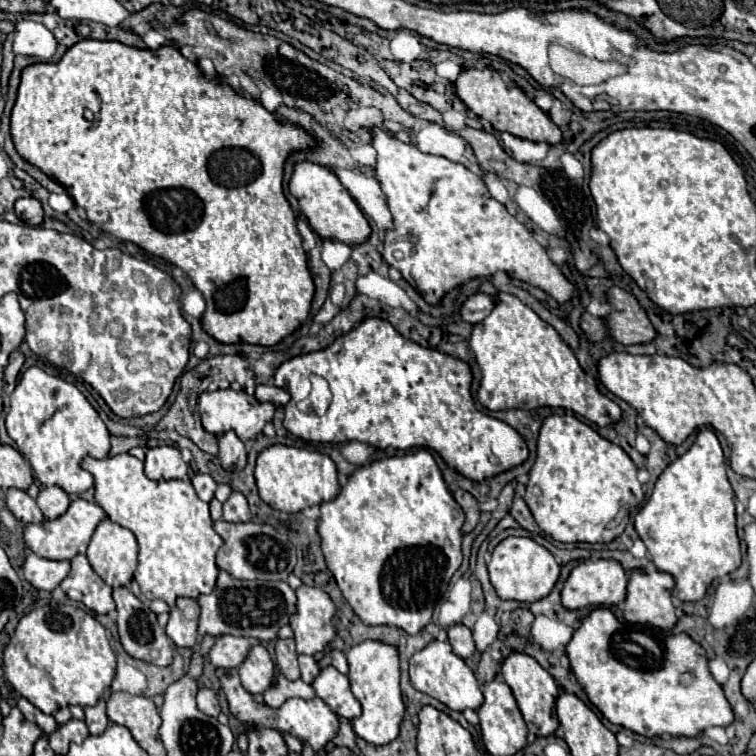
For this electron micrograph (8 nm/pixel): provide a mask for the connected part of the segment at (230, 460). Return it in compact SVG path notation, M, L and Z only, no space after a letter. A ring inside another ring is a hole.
M234 431L230 433L224 433L220 439L218 439L218 447L220 447L220 461L222 461L222 467L230 473L234 471L242 471L246 467L246 461L248 461L248 453L246 453L246 447L244 443L236 437Z

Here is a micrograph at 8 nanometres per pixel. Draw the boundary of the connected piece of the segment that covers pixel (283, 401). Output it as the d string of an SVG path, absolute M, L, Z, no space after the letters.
M269 384L258 385L255 390L255 397L260 402L271 402L276 407L285 406L290 400L290 395L286 389Z

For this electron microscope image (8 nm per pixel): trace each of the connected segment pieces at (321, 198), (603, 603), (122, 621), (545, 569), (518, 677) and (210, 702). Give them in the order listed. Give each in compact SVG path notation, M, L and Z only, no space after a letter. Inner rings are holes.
M312 161L296 163L294 173L290 177L290 183L288 183L288 189L298 199L300 209L306 215L310 227L320 237L324 237L324 239L334 237L338 241L346 241L348 245L358 245L358 243L368 239L368 235L370 235L368 219L364 217L362 209L352 199L348 189L338 181L338 177L334 175L332 169L322 167L318 163L312 163Z
M598 559L598 561L582 561L578 563L560 593L562 605L566 609L584 609L584 607L610 607L610 605L618 605L624 601L626 597L626 583L628 583L628 575L622 569L622 565L614 559Z
M128 587L114 589L114 601L116 601L116 607L118 607L118 619L116 619L118 635L120 635L120 643L124 645L126 653L130 653L136 659L160 665L160 667L170 665L172 663L172 649L170 649L170 643L168 643L166 631L158 625L156 615L148 609L148 605L142 603Z
M506 537L492 551L488 573L490 573L490 583L500 599L534 603L552 591L560 575L560 563L554 559L554 555L548 549L544 549L530 537Z
M512 651L506 659L502 659L500 675L504 677L504 681L512 689L514 699L518 703L518 709L522 711L524 721L528 725L528 731L534 733L536 737L554 735L554 731L560 725L558 717L554 713L554 703L556 703L560 689L558 689L556 681L552 679L552 675L546 669L542 669L542 665L534 657L526 655L526 653L518 653L518 651Z
M206 687L200 689L196 695L196 705L204 715L210 715L210 717L218 717L218 713L220 713L218 697L212 689L206 689Z

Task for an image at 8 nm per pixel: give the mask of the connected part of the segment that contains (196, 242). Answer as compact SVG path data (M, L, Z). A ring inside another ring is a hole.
M84 39L72 45L58 63L34 63L22 71L22 81L18 89L18 99L12 109L12 141L20 157L44 171L48 177L56 179L74 199L78 207L86 211L90 223L98 225L102 231L114 235L118 241L130 241L140 249L170 261L180 267L194 287L204 295L206 311L202 315L202 329L220 343L254 343L272 347L284 337L294 333L310 313L310 303L314 295L312 275L308 271L306 253L302 249L302 237L298 235L296 217L282 195L282 171L284 161L294 147L312 147L316 141L296 125L280 123L268 113L258 101L246 99L236 93L230 85L208 81L198 71L194 61L188 61L176 47L162 45L158 49L134 49L118 41L96 41ZM84 109L94 113L94 121L84 119Z

